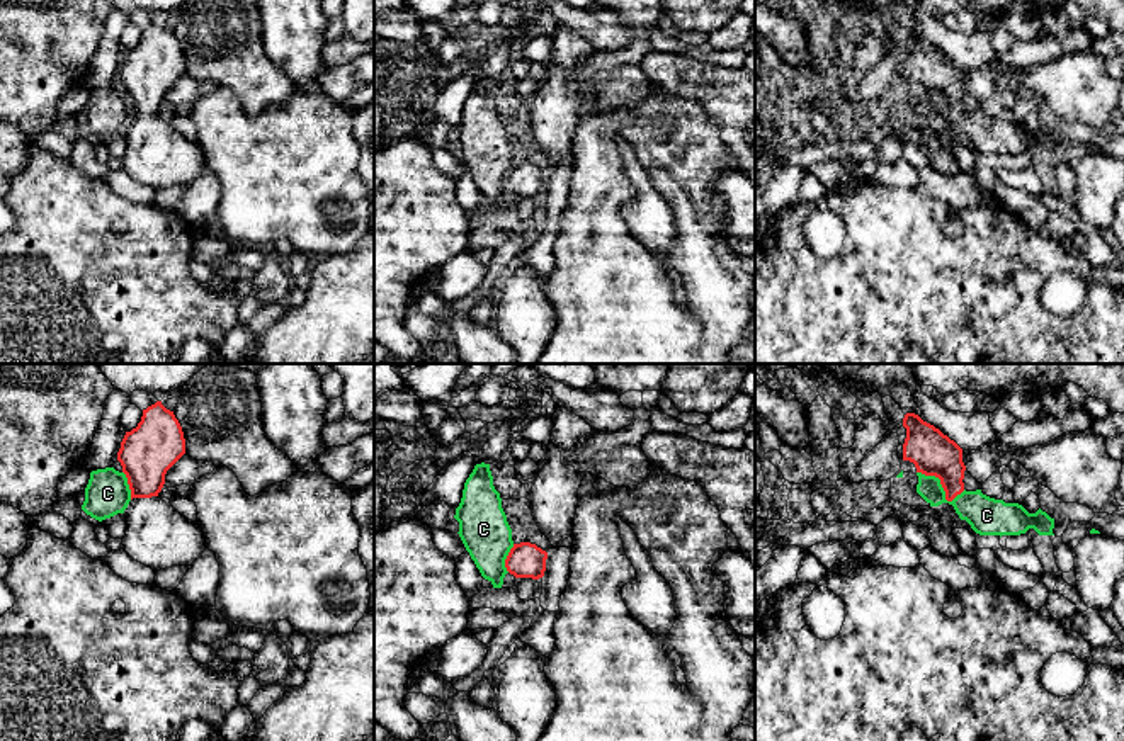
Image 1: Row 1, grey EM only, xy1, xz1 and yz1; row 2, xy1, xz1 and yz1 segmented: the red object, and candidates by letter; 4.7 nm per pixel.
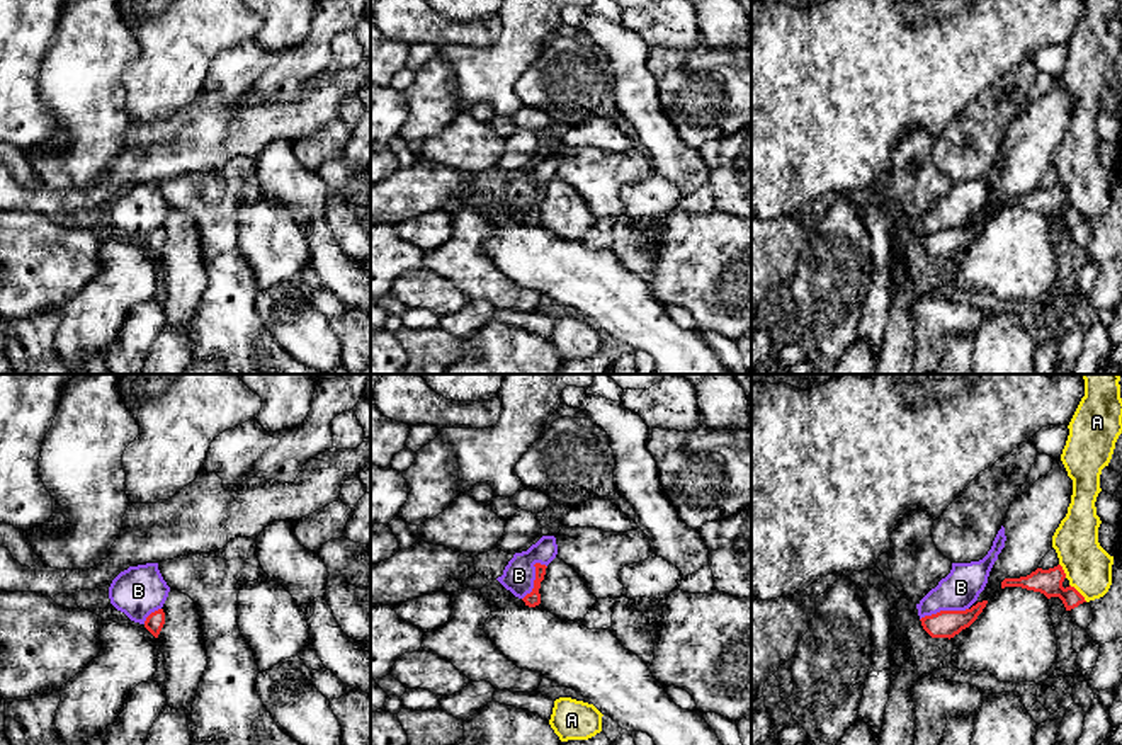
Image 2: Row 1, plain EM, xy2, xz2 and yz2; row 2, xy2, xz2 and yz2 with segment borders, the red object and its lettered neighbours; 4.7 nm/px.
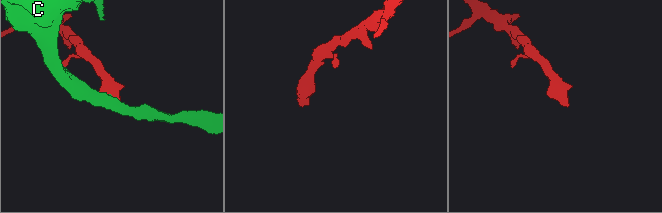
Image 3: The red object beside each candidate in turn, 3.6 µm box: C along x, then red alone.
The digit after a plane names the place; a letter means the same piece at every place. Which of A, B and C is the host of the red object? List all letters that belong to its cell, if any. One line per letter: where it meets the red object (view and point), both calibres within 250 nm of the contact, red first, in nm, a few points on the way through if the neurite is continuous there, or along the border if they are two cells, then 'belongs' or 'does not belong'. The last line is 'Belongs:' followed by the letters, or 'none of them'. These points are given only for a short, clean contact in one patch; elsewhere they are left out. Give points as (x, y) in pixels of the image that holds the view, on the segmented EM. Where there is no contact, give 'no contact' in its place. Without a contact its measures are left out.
A: contact yz2 (1078, 592); calibres 130 and 220 nm; border yz2 (1070, 584), (1087, 601); does not belong
B: contact xz2 (536, 577); calibres 70 and 150 nm; does not belong
C: contact yz1 (942, 486); calibres 200 and 180 nm; border yz1 (917, 471), (936, 476), (948, 500), (953, 500), (965, 490); does not belong
Belongs: none of them

